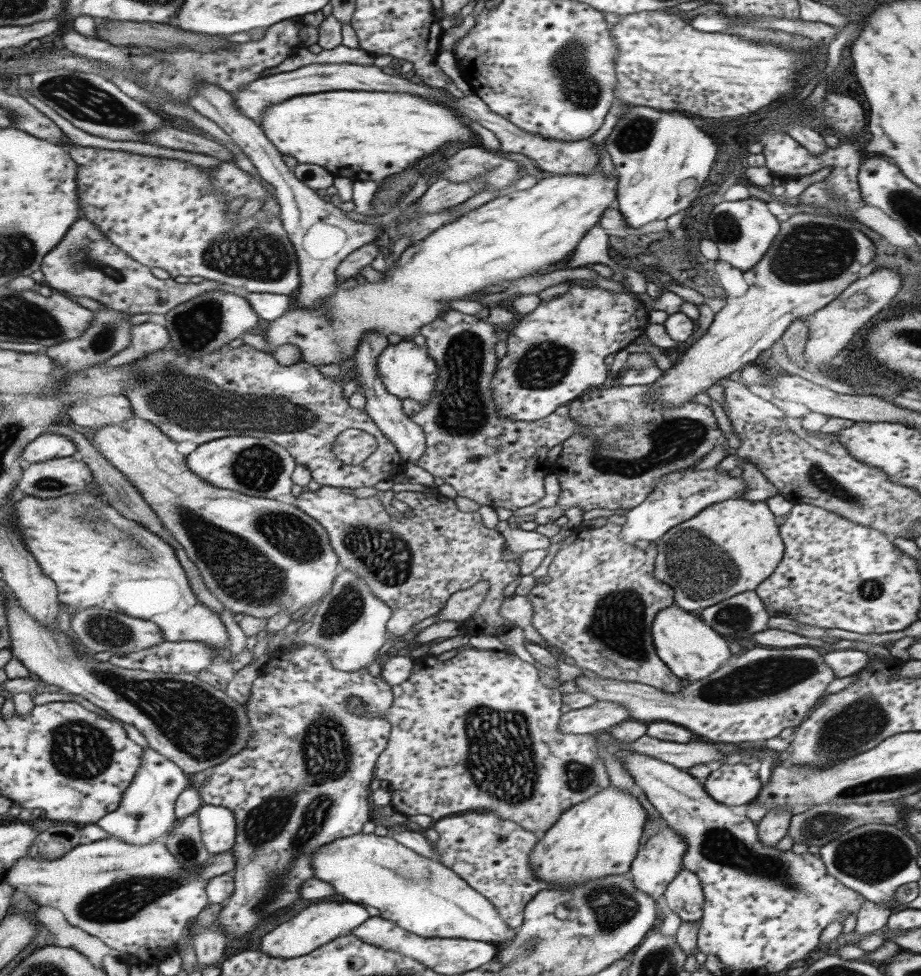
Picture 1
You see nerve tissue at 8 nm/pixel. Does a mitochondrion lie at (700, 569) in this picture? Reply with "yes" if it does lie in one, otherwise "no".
yes

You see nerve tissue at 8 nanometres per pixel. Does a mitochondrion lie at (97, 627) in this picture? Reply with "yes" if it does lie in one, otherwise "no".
yes

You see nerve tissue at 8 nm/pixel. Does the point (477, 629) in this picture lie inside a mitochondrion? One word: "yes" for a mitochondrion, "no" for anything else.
no

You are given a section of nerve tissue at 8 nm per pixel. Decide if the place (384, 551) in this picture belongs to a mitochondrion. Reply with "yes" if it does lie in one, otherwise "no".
yes

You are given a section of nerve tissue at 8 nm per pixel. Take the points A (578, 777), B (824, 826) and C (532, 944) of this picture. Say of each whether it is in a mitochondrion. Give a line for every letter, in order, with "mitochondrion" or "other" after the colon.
A: mitochondrion
B: mitochondrion
C: mitochondrion

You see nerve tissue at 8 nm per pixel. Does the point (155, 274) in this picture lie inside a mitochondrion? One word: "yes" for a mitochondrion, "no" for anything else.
no

